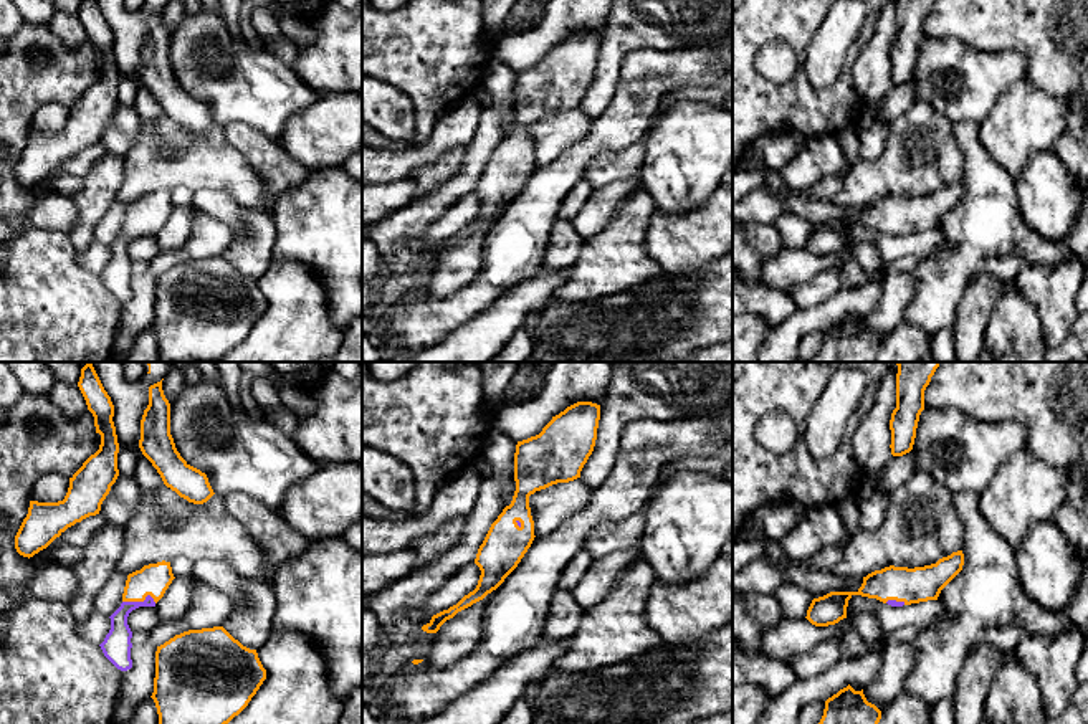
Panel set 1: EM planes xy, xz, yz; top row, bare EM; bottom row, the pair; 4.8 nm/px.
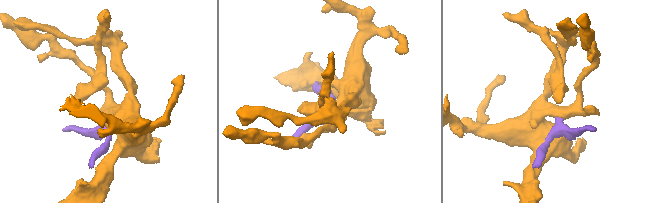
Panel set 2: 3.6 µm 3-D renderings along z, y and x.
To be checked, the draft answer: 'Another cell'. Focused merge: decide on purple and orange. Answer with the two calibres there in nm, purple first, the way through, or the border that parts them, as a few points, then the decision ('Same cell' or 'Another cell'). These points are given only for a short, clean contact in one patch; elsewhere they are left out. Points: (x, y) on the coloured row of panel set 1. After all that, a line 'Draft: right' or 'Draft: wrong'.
Thickness 140 nm (purple) against 160 nm. Path across: xy (116, 647), (119, 615), (139, 602), (139, 594), (154, 579). Same cell
Draft: wrong

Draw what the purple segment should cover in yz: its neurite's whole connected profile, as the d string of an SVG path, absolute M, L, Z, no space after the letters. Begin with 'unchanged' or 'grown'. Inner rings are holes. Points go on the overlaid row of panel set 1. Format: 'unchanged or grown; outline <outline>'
grown; outline M962 550L939 559L924 567L885 567L863 577L857 592L830 592L814 598L807 620L815 626L835 625L847 618L848 600L853 595L876 598L891 607L903 607L928 600L938 600L941 590L962 570Z

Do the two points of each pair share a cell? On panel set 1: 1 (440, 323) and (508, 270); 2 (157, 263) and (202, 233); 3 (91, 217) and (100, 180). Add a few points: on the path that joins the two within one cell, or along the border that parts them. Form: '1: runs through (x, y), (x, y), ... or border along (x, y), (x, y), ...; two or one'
1: runs through (457, 309), (491, 283); one
2: runs through (169, 258), (184, 253), (192, 245); one
3: runs through (91, 209), (98, 189); one

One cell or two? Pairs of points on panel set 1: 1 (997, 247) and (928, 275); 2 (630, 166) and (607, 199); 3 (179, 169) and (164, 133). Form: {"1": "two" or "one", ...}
{"1": "one", "2": "two", "3": "one"}

